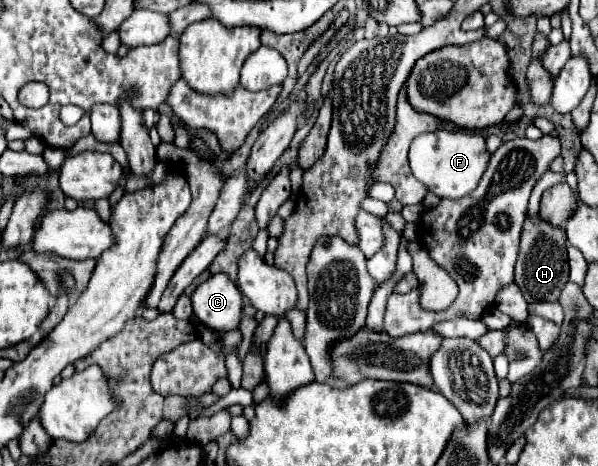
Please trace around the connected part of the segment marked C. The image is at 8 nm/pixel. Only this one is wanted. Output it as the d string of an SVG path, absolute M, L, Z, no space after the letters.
M218 273L206 279L192 293L196 317L216 331L238 329L242 321L242 293L228 275Z

